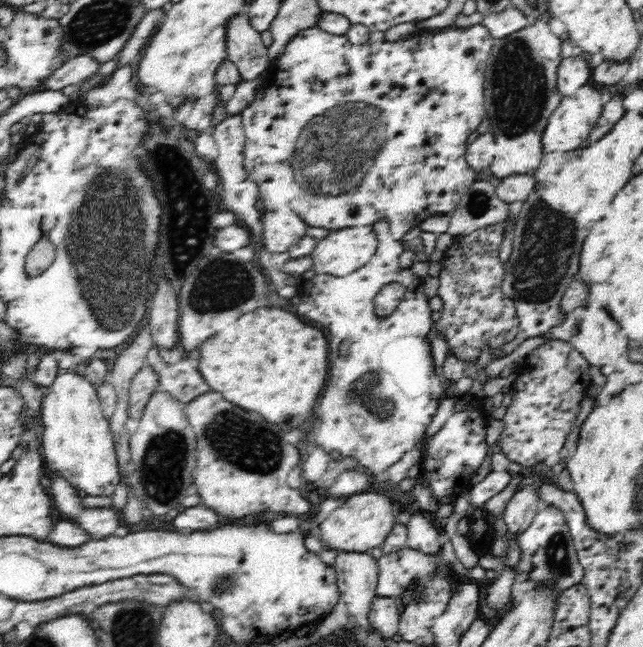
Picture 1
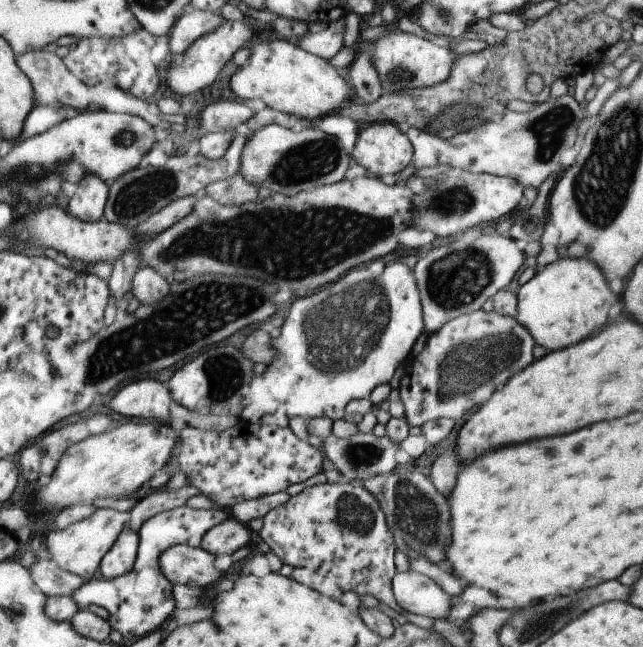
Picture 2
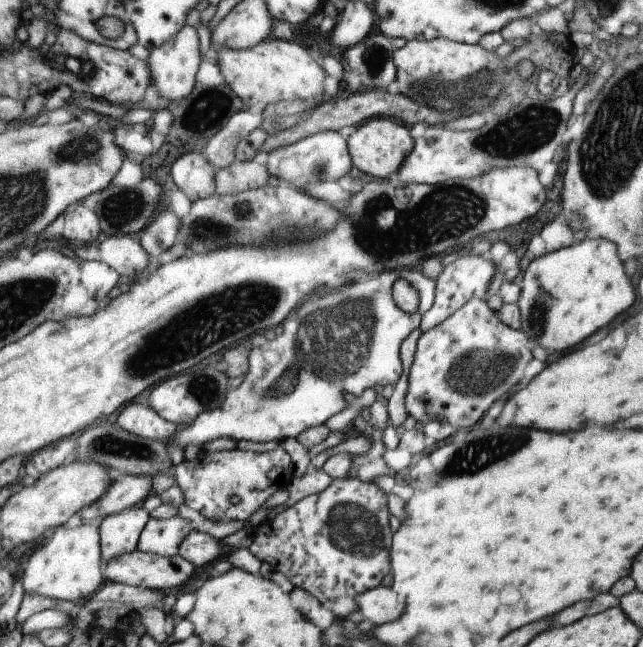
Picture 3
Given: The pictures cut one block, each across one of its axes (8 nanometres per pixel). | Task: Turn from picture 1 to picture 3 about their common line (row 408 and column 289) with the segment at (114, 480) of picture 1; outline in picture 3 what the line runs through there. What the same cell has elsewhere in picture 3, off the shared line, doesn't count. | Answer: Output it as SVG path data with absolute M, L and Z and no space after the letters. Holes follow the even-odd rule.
M267 38L250 49L221 48L219 72L227 88L248 107L253 105L264 107L279 101L293 100L314 103L321 101L324 95L323 79L326 74L323 69L311 59L304 47L280 38Z

